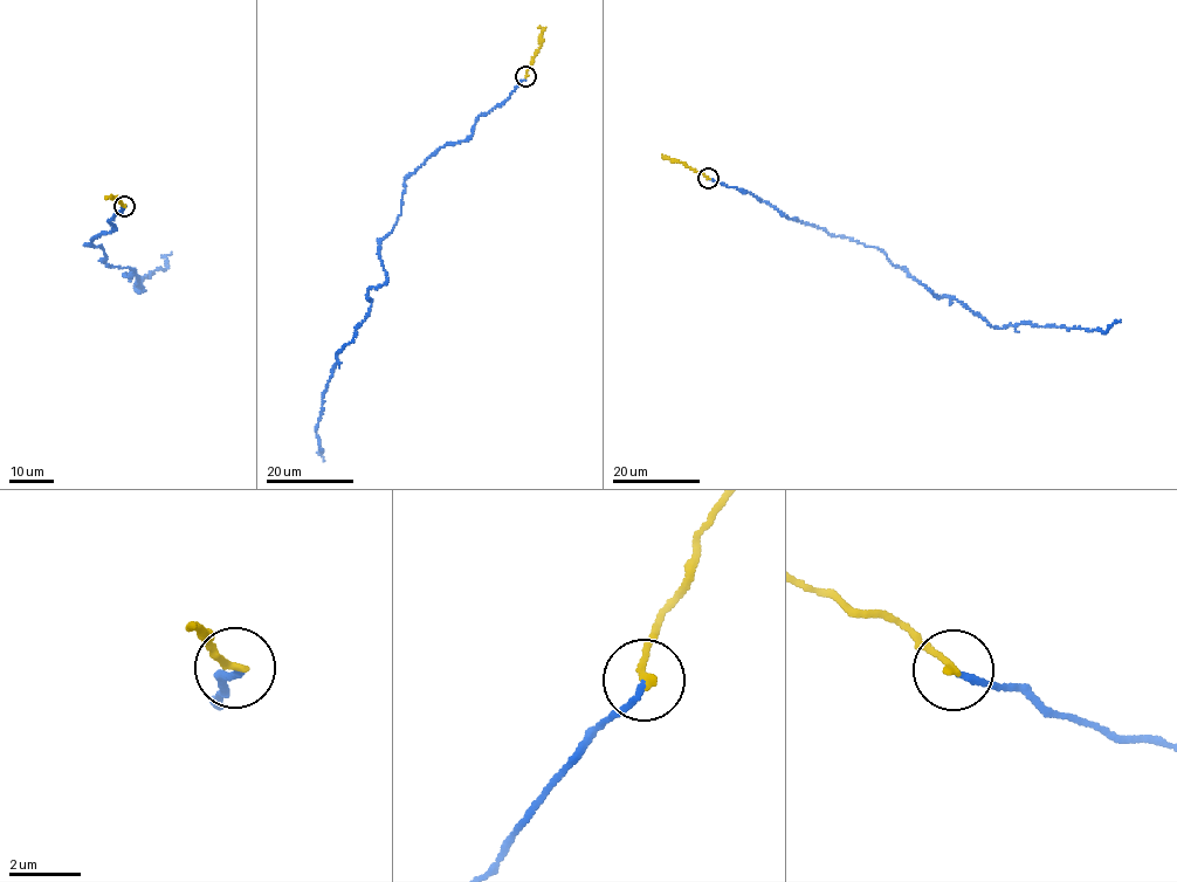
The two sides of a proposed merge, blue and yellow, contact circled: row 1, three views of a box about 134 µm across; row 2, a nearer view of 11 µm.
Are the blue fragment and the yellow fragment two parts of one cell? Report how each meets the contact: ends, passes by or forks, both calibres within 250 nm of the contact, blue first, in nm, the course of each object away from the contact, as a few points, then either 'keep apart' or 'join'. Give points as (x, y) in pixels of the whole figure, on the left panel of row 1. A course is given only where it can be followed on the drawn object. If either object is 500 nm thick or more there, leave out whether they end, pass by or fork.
blue ends; yellow ends; calibres 150 and 190 nm; course blue (124, 206), (85, 245), (133, 270), (124, 275), (138, 276), (140, 291), (172, 253); course yellow (124, 206), (117, 197), (105, 197); join

